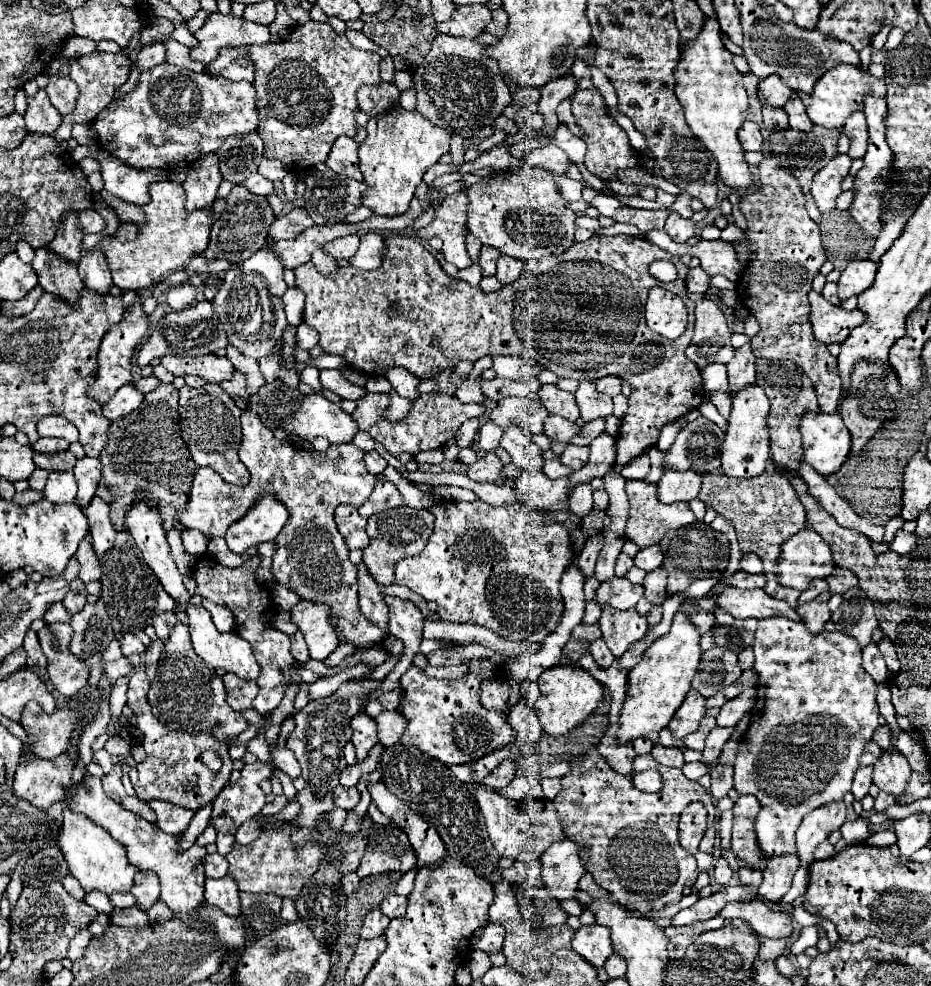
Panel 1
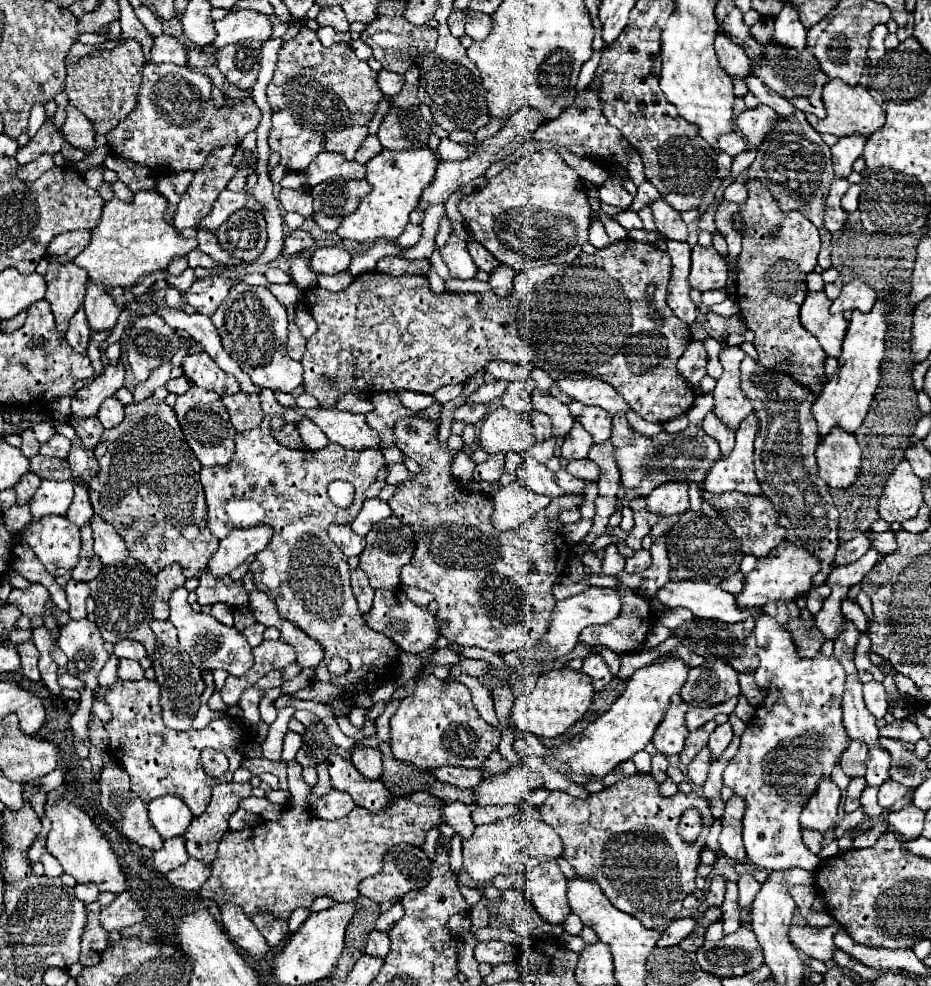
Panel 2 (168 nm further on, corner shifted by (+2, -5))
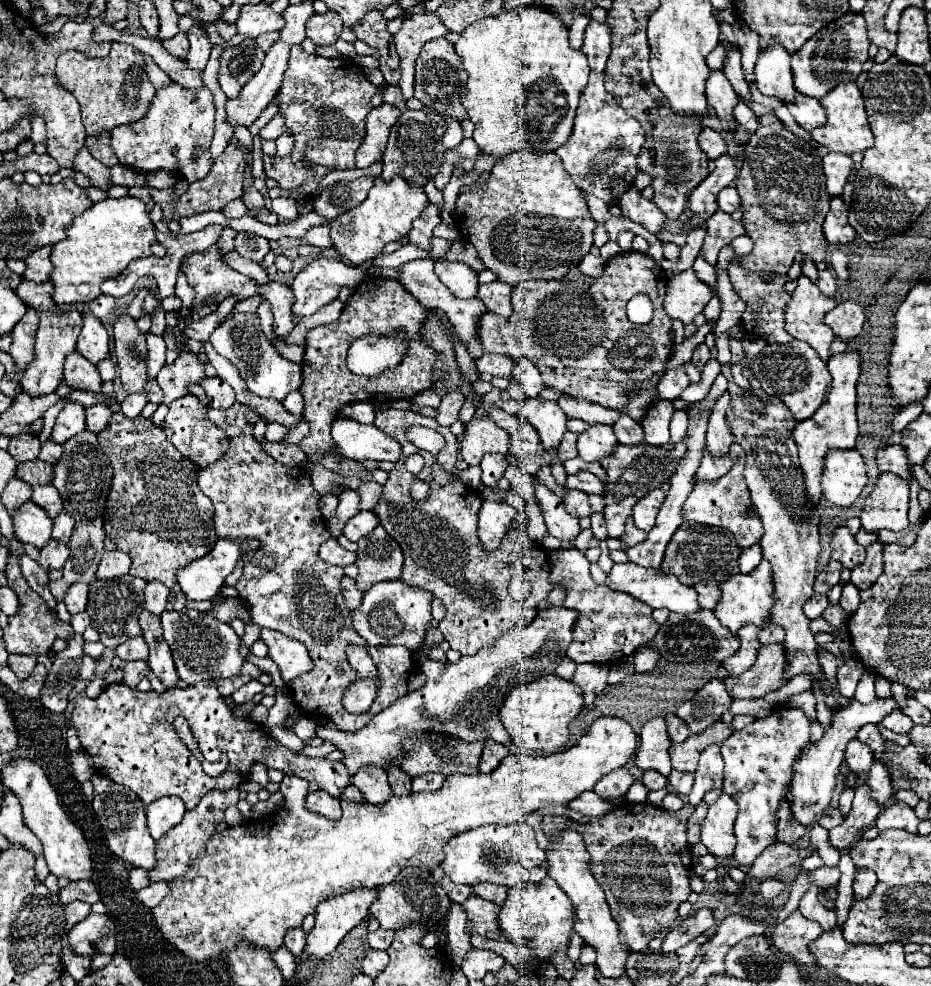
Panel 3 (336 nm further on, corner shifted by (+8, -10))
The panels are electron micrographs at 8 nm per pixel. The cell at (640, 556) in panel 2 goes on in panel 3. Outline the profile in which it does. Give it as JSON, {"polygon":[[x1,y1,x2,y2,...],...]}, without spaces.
{"polygon":[[624,563,624,565,614,565,612,571,608,573,608,583,606,583,612,591,620,591,626,595,632,595,636,599,640,599,642,603,650,605,652,609,668,609,668,611,676,611,676,613,694,613,700,611,698,605,698,595,694,591,694,587,686,587,678,581,674,575,666,574,664,571,652,571,652,569,644,569,636,563]]}

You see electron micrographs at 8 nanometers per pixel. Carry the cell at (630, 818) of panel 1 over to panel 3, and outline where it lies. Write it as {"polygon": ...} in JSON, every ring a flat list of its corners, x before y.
{"polygon":[[624,805,592,819,588,825,576,823,566,817,542,817,542,829,546,835,554,835,558,829,572,827,584,837,586,849,592,857,592,875,606,893,612,917,620,929,620,941,626,943,628,951,642,951,654,937,666,937,678,919,680,903,684,903,690,895,690,847,686,841,686,821,692,813,694,807,690,805,684,805,676,813,652,805]]}

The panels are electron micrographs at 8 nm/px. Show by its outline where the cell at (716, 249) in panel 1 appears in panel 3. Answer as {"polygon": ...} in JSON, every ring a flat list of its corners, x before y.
{"polygon":[[688,269,668,279,664,311,670,319,678,319,684,325,688,325,698,313,702,313,702,309,712,297,712,289,706,283,702,283,692,269]]}

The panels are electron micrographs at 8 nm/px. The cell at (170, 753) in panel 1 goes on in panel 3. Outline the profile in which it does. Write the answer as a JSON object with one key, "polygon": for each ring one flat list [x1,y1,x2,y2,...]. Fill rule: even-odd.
{"polygon":[[200,681,186,689,172,687,164,693,142,693,124,683,108,685,96,699,78,697,74,701,72,723,82,749,88,751,94,761,96,771,110,777,114,783,132,789,144,805,164,795,176,795,184,801,186,809,194,809,212,789,236,789,246,779,252,763,262,763,268,769,278,769,310,783,318,781,320,787,332,797,340,797,344,787,350,785,350,777,342,761,312,759,290,751,272,739,264,729,260,729,264,725,254,723,250,717,234,717,218,693,216,681],[178,715,188,719,196,737,208,737,216,741,212,747,218,747,228,755,230,763,222,775,208,777,200,761,180,741,172,725]]}

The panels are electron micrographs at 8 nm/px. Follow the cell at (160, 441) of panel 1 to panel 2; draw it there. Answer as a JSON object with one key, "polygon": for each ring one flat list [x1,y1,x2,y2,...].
{"polygon":[[156,396,128,404,124,420,114,428,104,430,94,454,100,462,100,472,90,482,90,502,94,514,100,514,118,530,120,538,126,542,128,556,146,564,154,574,164,566,178,562,186,578,200,578,210,556,214,556,214,550,218,548,218,538,206,528,206,500,200,484,202,466,184,440,174,410]]}

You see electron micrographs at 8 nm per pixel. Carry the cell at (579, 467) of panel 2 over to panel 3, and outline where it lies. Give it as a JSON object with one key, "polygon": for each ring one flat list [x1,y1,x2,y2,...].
{"polygon":[[580,471,580,473,574,473,574,475,568,475,566,479,566,487,568,489,578,489,578,491,584,491,588,495,602,495,604,493,604,483,588,473,588,471]]}

